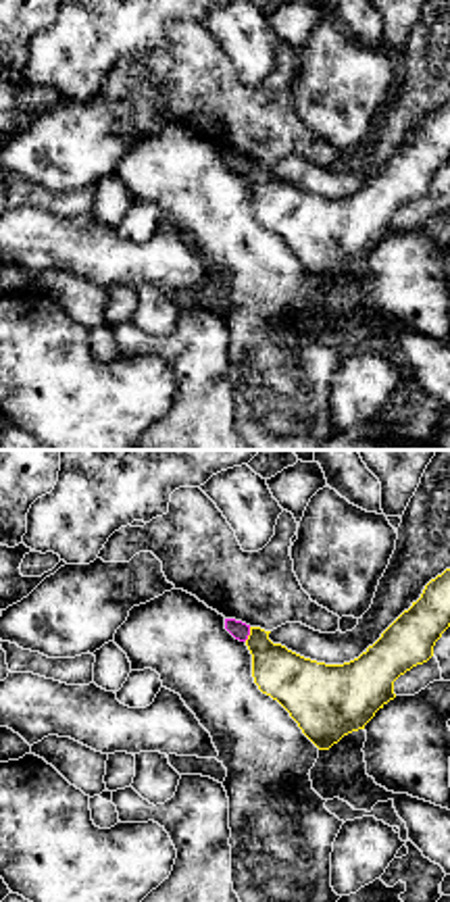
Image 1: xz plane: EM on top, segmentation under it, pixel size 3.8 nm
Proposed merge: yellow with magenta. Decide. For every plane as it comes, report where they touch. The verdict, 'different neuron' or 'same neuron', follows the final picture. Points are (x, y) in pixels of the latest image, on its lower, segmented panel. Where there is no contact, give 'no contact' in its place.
(251, 634)

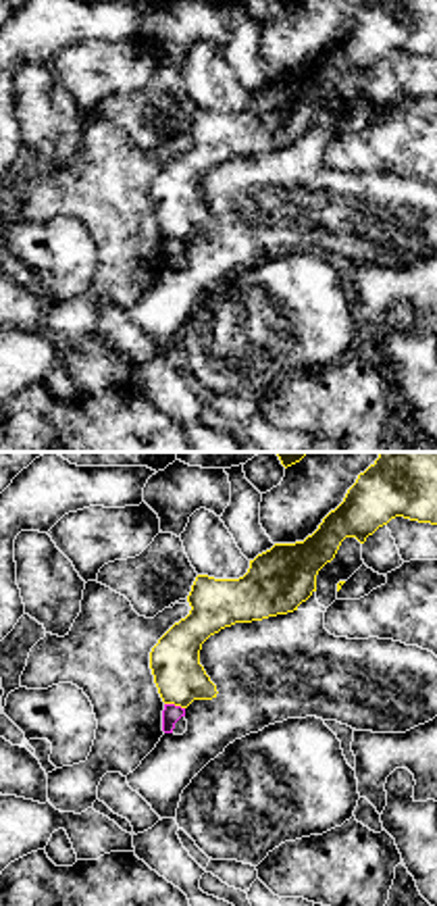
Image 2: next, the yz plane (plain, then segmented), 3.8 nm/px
(175, 705)

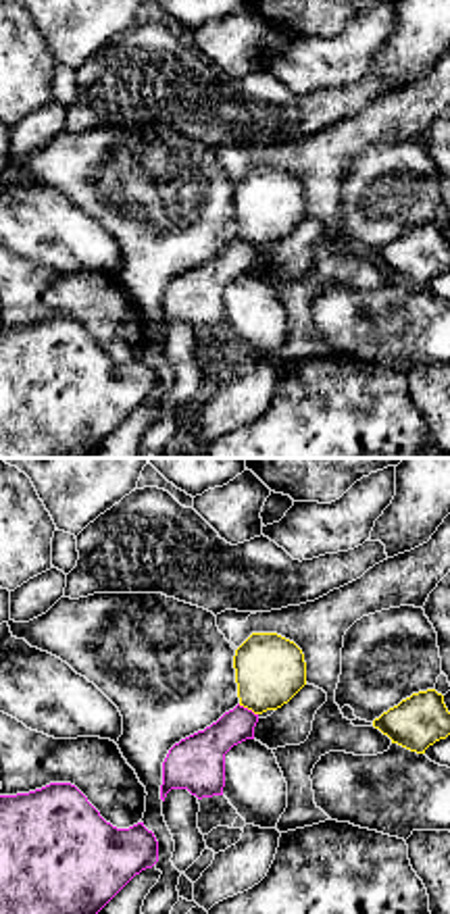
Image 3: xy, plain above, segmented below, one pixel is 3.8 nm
(248, 708)

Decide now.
different neuron

